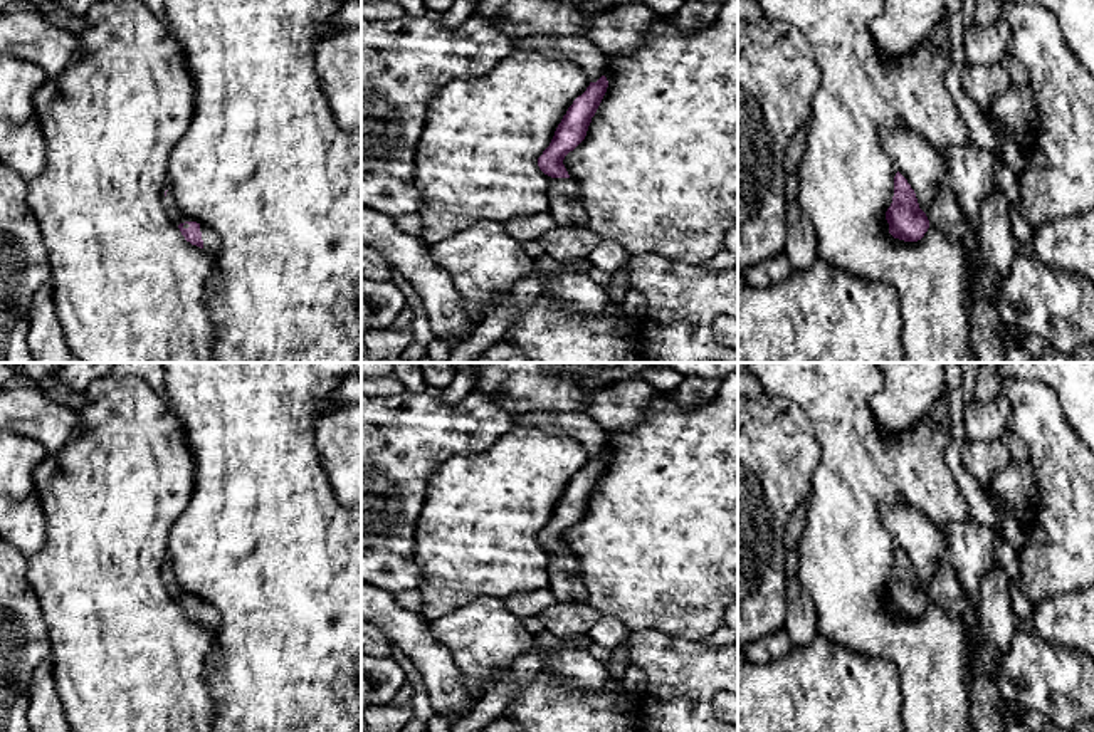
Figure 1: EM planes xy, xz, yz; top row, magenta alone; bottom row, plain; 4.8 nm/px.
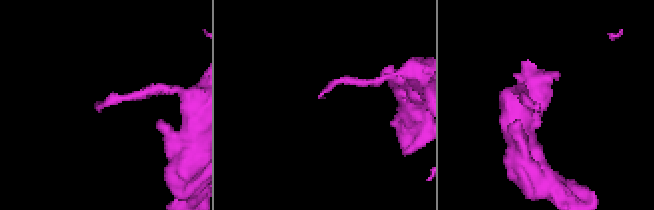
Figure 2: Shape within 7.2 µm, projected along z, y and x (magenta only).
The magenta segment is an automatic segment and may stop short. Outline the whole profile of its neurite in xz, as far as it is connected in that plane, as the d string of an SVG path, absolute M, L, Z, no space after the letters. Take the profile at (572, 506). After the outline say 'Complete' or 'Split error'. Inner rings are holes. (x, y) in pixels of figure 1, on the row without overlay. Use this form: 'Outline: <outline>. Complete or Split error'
Outline: M605 452L597 458L590 458L586 467L568 484L550 522L538 534L539 546L550 552L548 589L555 594L558 603L586 603L588 594L581 579L578 559L570 554L563 536L585 515L592 494L595 492L607 463L608 457Z. Split error

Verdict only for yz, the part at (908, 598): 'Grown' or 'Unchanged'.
Grown

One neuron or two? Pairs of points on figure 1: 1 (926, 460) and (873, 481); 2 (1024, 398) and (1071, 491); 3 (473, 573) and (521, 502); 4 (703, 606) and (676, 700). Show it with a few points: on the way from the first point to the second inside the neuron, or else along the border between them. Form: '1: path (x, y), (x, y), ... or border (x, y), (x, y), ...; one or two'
1: path (913, 464), (904, 469), (886, 469); one
2: path (1039, 422), (1064, 467); one
3: path (473, 556), (473, 551), (504, 519); one
4: border (654, 630), (664, 635), (701, 640); two

